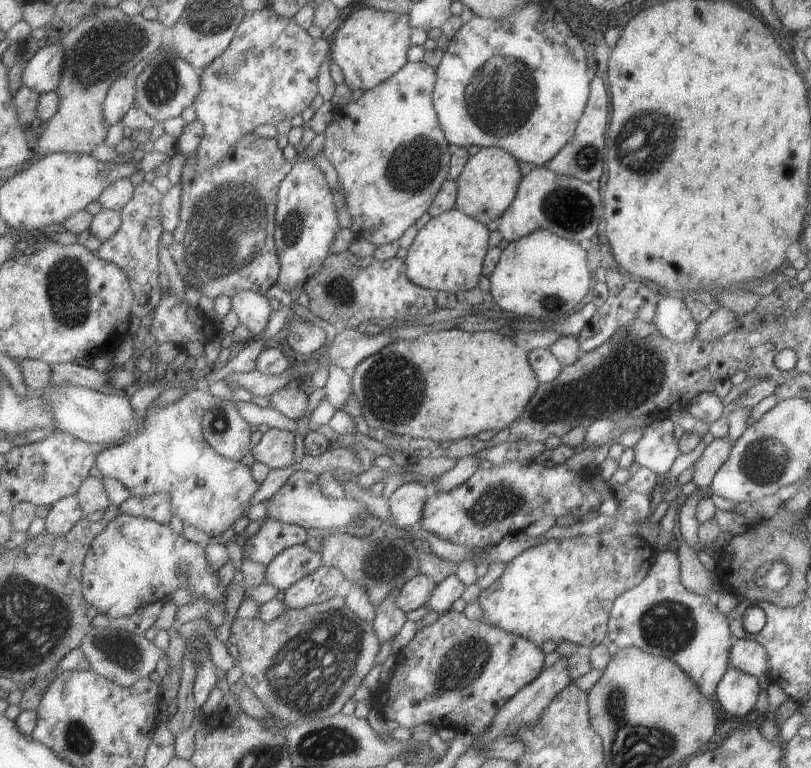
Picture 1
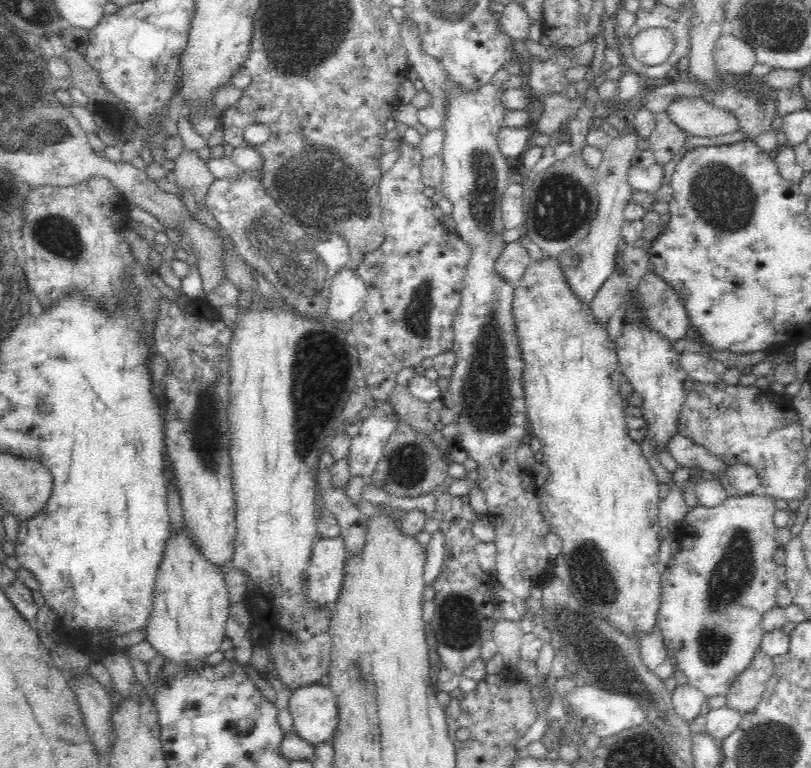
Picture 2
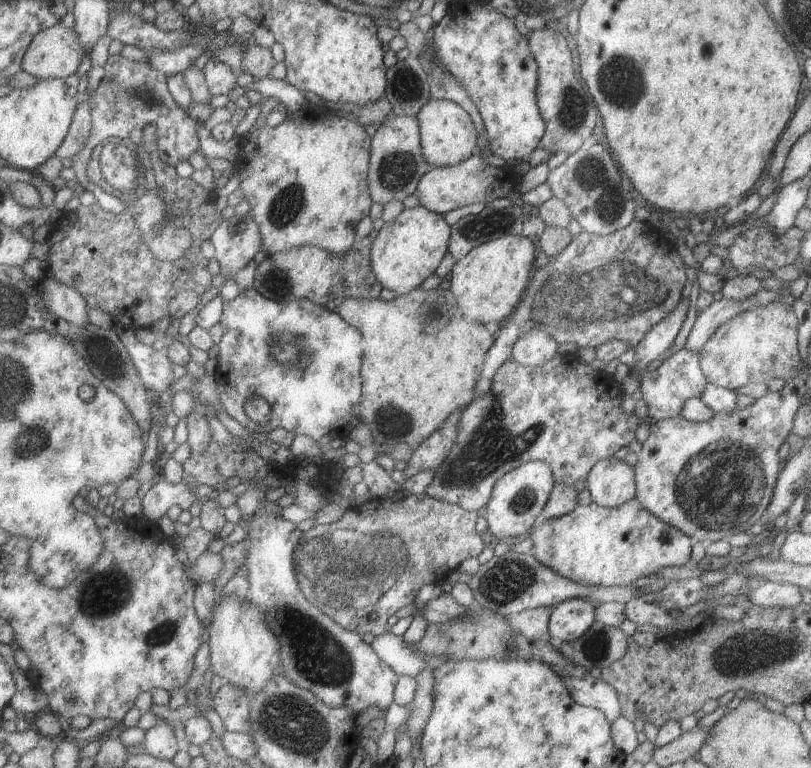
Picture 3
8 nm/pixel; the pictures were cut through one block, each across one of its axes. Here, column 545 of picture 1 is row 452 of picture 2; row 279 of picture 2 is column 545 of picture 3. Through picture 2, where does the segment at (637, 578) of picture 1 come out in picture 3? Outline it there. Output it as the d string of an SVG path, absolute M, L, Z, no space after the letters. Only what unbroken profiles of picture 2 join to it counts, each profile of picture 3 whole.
M637 499L627 500L616 507L597 506L595 502L579 505L573 512L559 518L538 522L529 536L533 539L535 555L539 562L550 566L557 574L585 586L619 587L630 585L641 576L655 574L665 566L683 566L689 562L693 538L675 527L665 524Z

